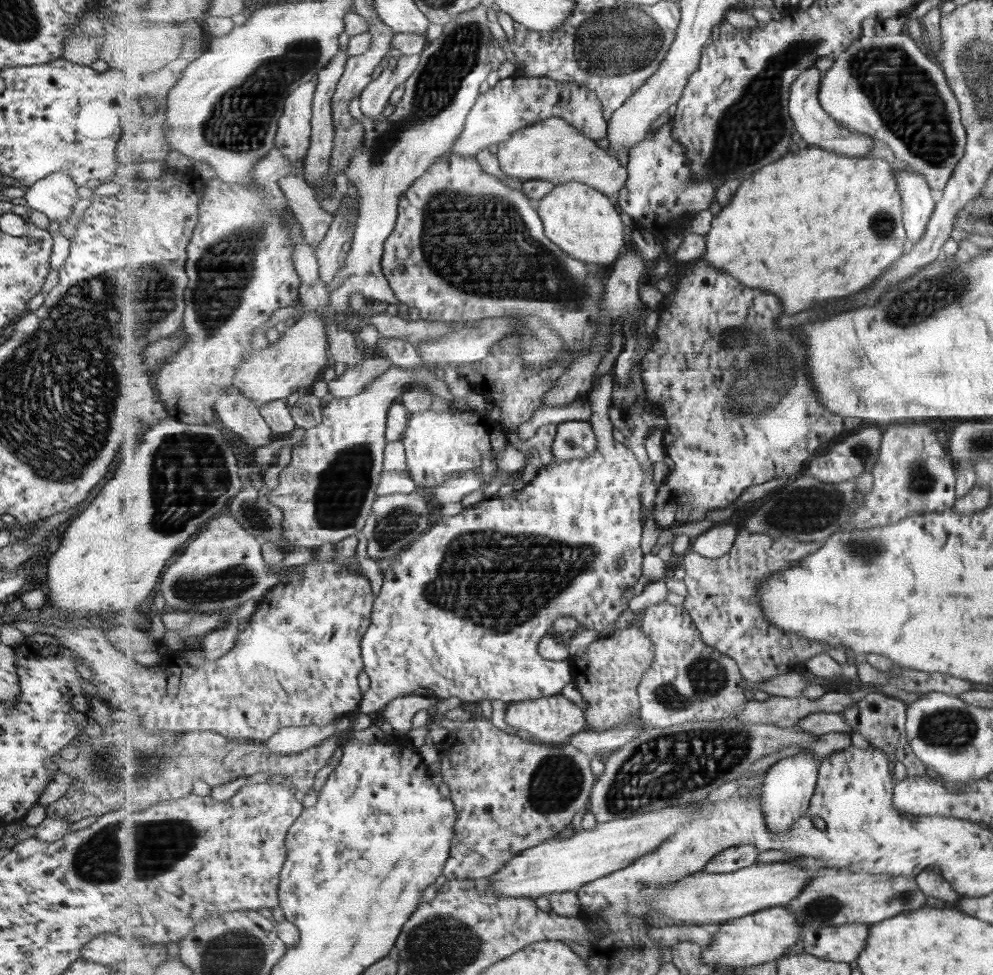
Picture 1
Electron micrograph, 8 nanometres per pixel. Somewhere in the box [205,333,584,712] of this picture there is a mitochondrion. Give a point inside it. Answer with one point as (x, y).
(343, 485)

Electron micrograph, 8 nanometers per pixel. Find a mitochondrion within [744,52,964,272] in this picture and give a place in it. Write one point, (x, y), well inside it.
(883, 227)

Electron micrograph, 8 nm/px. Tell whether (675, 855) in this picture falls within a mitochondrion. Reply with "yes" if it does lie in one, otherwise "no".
no

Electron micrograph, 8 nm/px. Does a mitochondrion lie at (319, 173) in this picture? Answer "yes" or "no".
no

